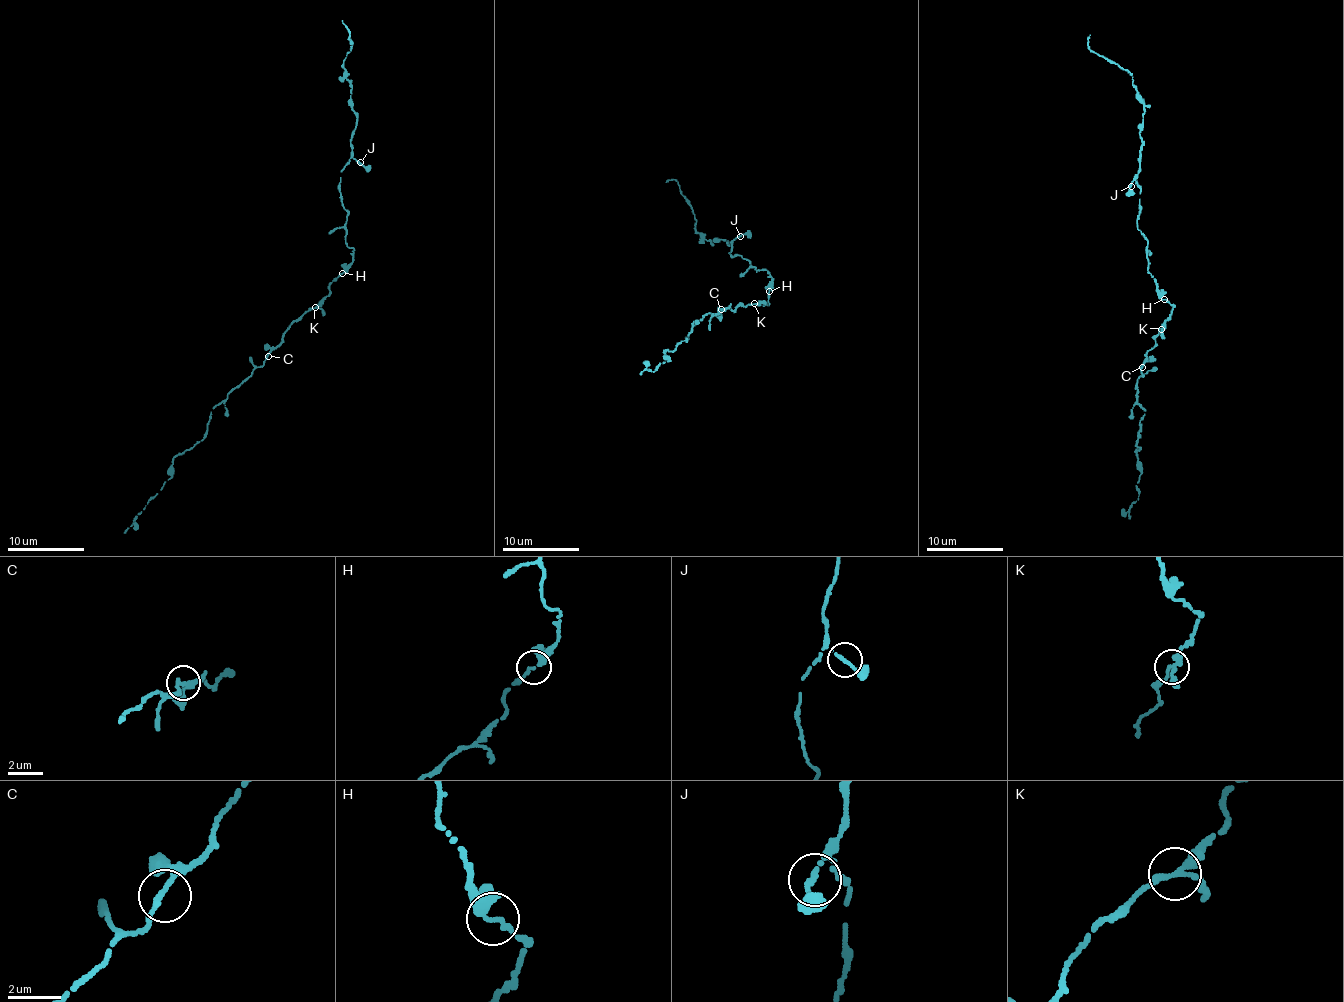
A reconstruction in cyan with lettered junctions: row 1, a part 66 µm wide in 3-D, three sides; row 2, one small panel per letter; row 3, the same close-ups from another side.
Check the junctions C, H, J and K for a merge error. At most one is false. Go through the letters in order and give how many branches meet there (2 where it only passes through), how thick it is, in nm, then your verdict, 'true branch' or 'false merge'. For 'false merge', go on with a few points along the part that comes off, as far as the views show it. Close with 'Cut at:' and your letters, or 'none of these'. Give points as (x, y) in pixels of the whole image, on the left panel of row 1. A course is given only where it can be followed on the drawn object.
C: branches 2; calibre 220 nm; true branch
H: branches 2; calibre 200 nm; true branch
J: branches 2; calibre 200 nm; true branch
K: branches 3; calibre 200 nm; true branch
Cut at: none of these

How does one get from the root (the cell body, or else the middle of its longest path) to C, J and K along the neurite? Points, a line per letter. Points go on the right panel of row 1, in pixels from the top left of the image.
C: (1173, 307), (1163, 327), (1159, 328), (1153, 347), (1146, 352), (1142, 367)
J: (1173, 307), (1162, 297), (1155, 278), (1148, 272), (1147, 239), (1137, 227), (1140, 190), (1134, 179), (1131, 187)
K: (1173, 307), (1161, 329)

